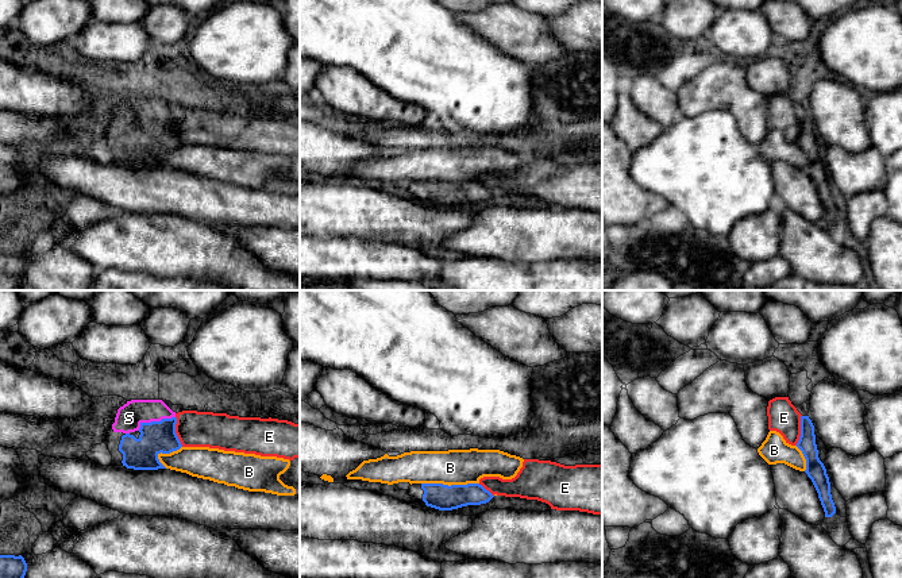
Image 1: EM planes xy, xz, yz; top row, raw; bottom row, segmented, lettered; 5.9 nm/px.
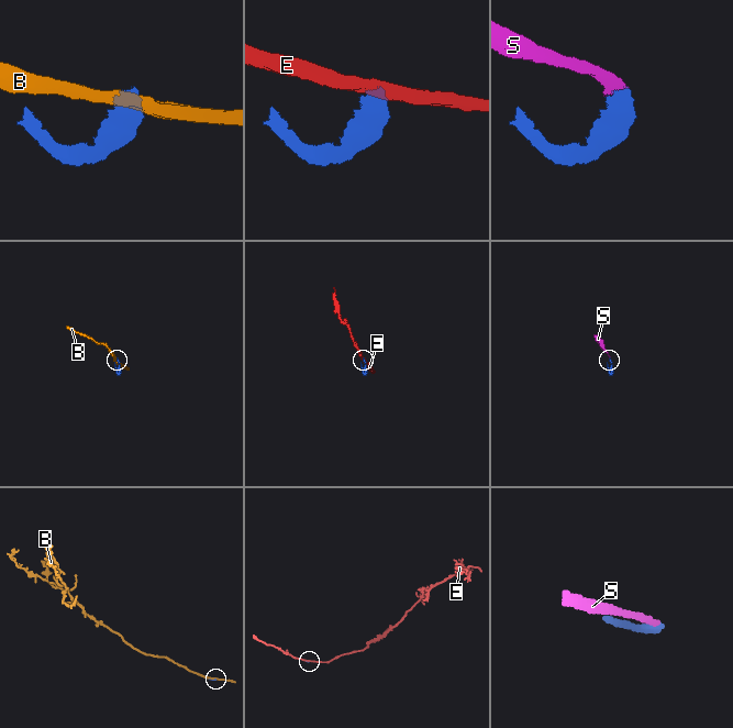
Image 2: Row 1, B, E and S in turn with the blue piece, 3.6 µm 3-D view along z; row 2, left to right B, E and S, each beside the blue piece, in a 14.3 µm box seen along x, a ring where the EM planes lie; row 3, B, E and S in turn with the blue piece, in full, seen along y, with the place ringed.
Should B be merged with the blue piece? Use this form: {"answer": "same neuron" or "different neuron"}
{"answer": "different neuron"}

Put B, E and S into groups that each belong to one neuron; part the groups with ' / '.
B / E / S

